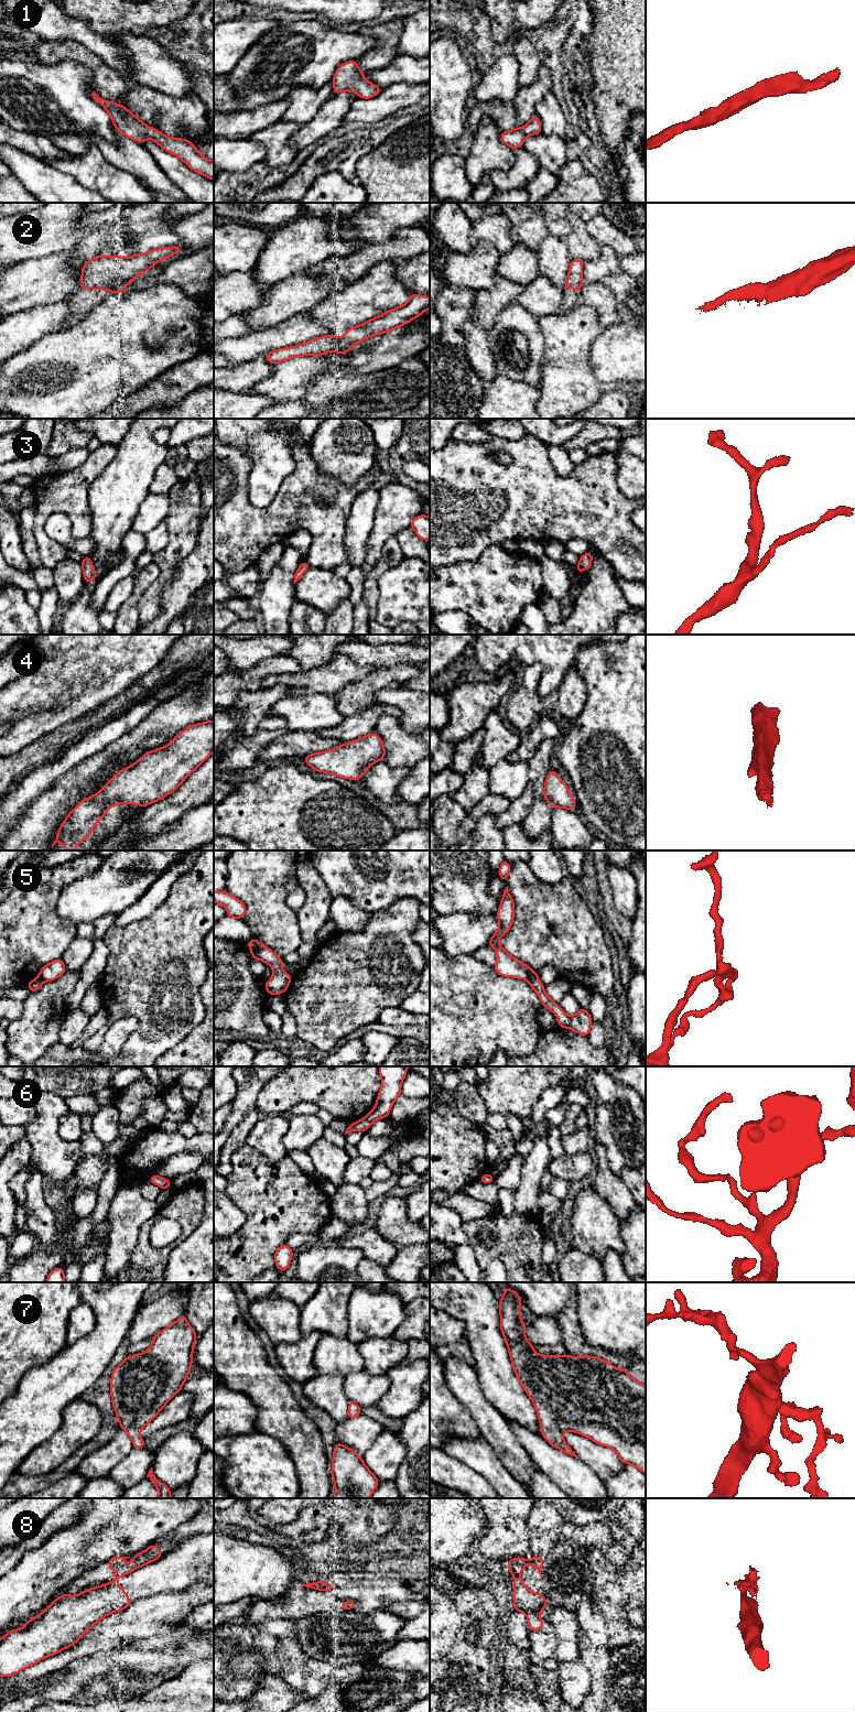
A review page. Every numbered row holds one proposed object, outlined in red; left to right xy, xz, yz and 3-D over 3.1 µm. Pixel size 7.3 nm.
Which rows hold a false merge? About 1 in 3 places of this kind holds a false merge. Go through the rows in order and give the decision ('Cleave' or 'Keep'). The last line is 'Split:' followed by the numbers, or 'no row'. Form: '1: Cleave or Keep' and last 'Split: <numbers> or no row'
1: Keep
2: Keep
3: Keep
4: Keep
5: Cleave
6: Keep
7: Keep
8: Cleave
Split: 5, 8

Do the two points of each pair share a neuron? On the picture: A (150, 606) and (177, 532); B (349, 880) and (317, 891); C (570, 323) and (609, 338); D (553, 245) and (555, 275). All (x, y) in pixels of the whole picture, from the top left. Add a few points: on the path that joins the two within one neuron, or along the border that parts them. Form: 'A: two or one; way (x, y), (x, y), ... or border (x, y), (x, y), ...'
A: one; way (157, 587), (166, 576), (166, 559), (174, 551)
B: two; border (313, 867), (333, 897)
C: two; border (603, 328), (593, 342), (590, 358)
D: one; way (553, 252), (553, 264), (555, 268)

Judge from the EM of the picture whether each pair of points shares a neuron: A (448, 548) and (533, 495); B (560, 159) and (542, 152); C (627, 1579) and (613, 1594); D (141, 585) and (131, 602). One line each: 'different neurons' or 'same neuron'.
A: same neuron
B: same neuron
C: different neurons
D: same neuron

